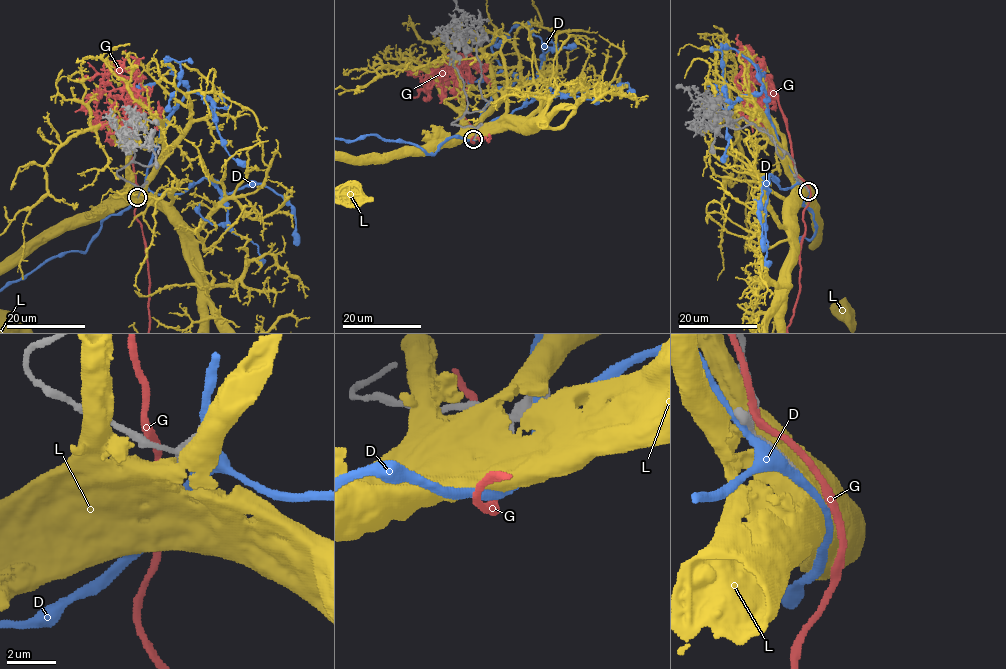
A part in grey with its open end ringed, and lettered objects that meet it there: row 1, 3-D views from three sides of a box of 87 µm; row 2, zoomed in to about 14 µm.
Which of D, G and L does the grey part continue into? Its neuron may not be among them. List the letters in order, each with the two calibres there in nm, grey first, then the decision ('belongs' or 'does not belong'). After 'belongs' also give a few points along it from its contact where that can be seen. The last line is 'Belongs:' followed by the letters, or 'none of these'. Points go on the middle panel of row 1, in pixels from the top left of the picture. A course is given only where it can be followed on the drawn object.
D: 240/400 nm | does not belong
G: 240/340 nm | does not belong
L: 200/850 nm | does not belong
Belongs: none of these

